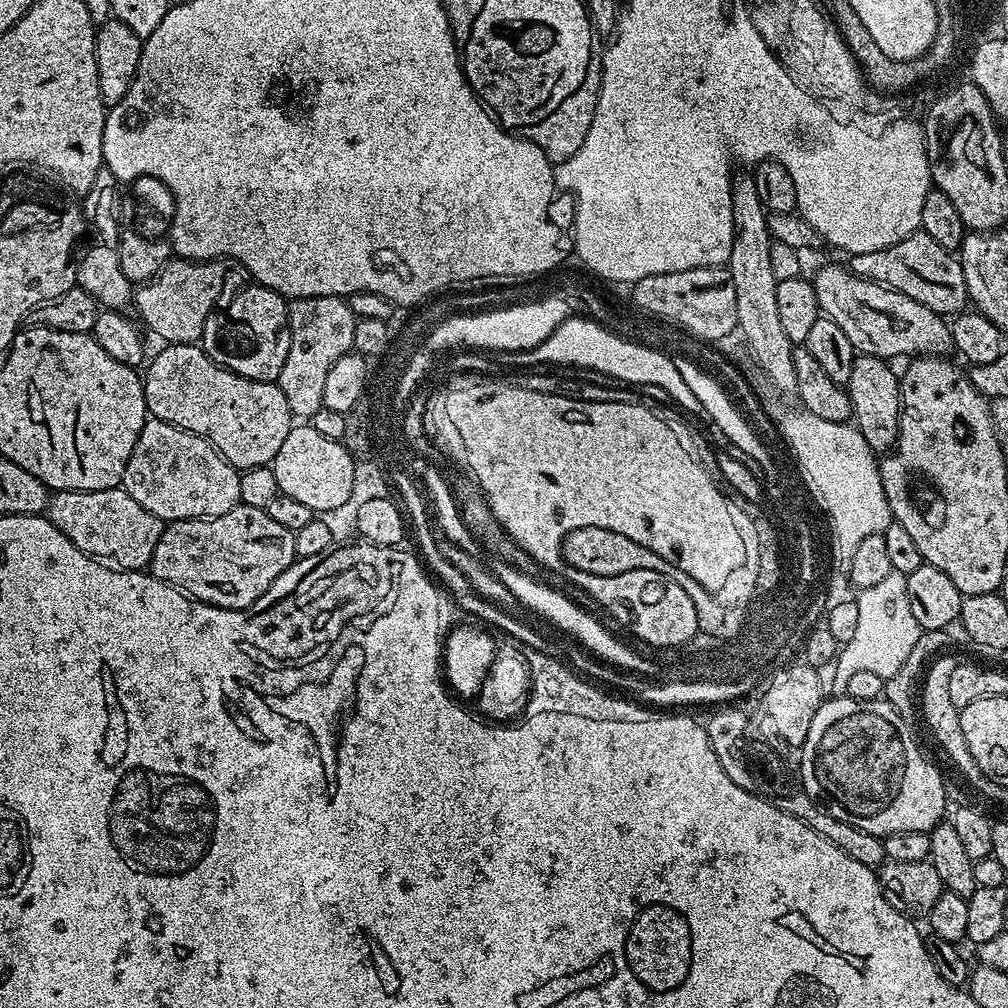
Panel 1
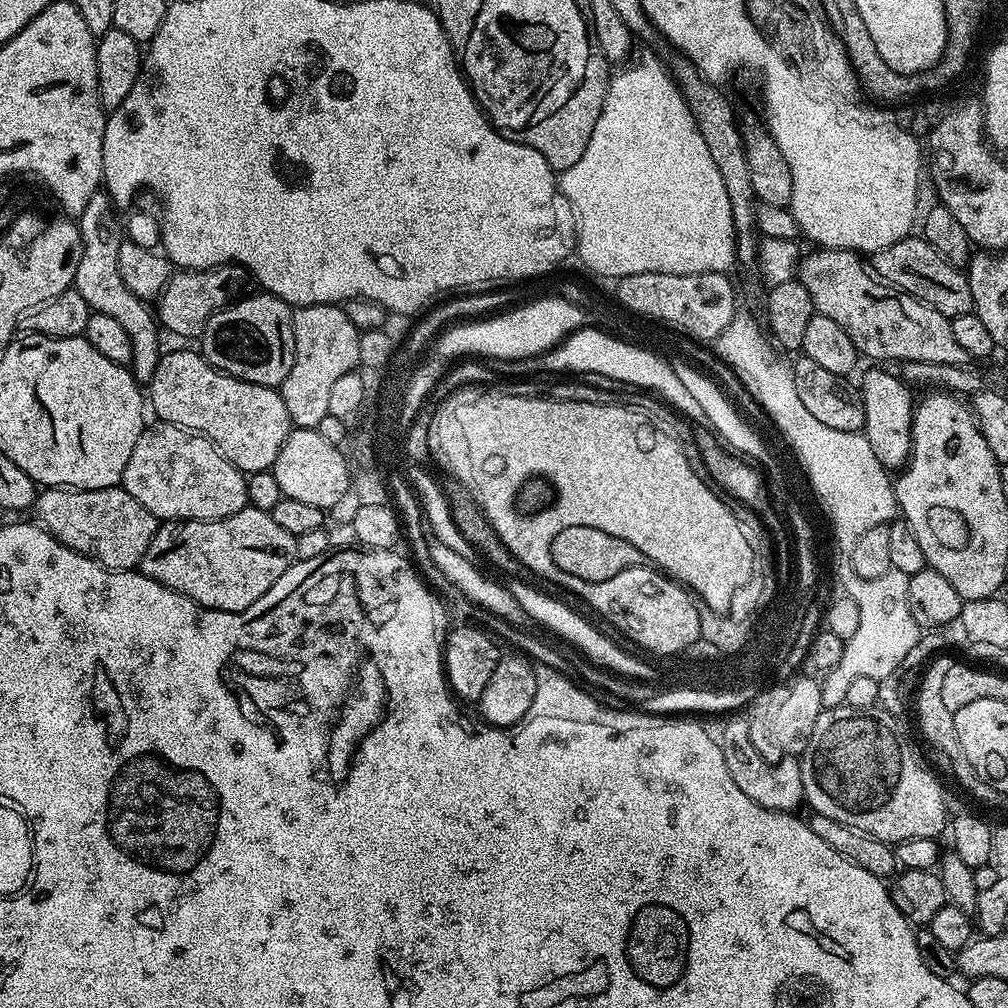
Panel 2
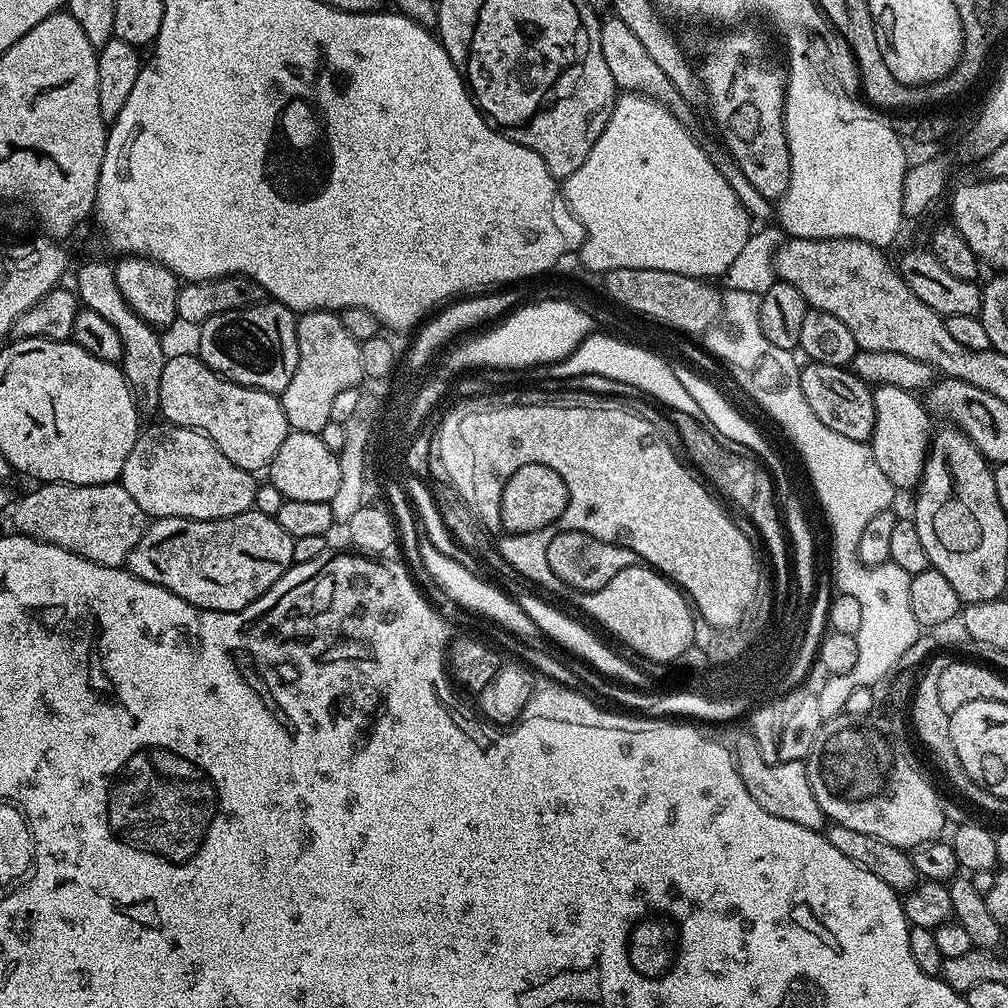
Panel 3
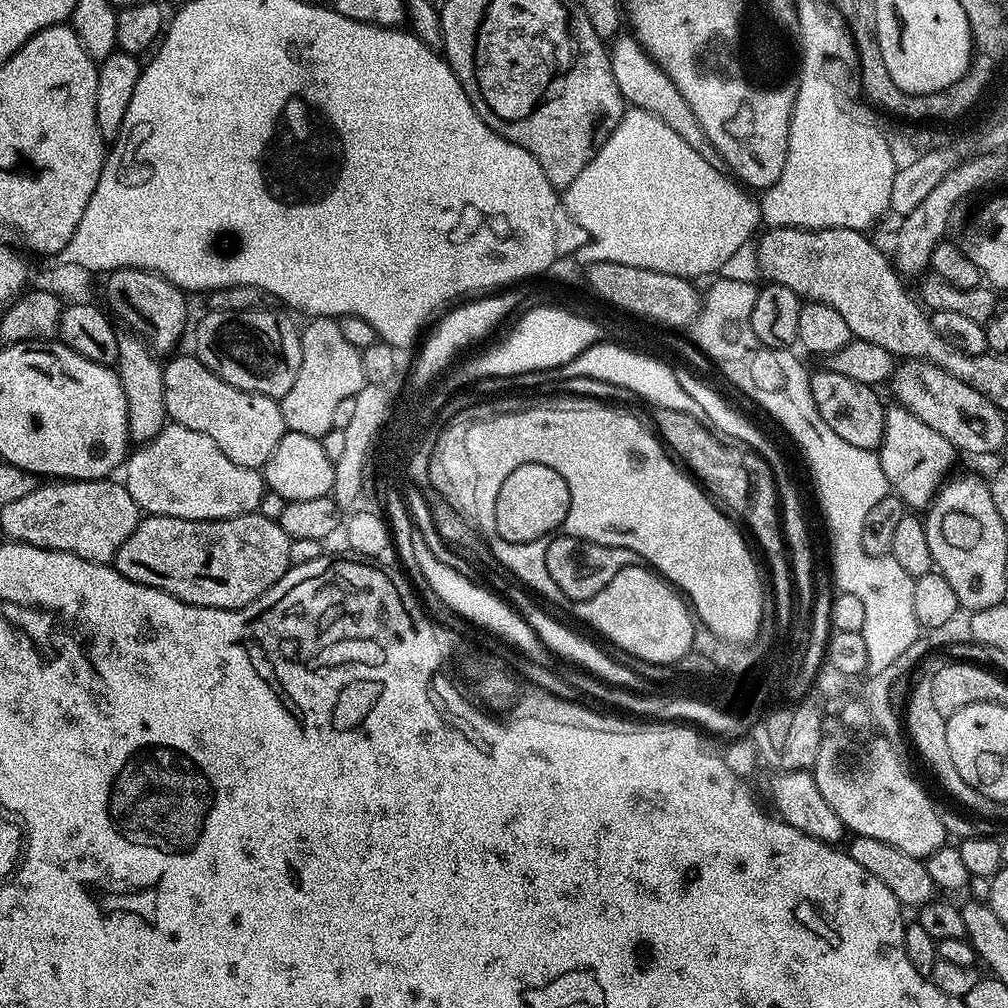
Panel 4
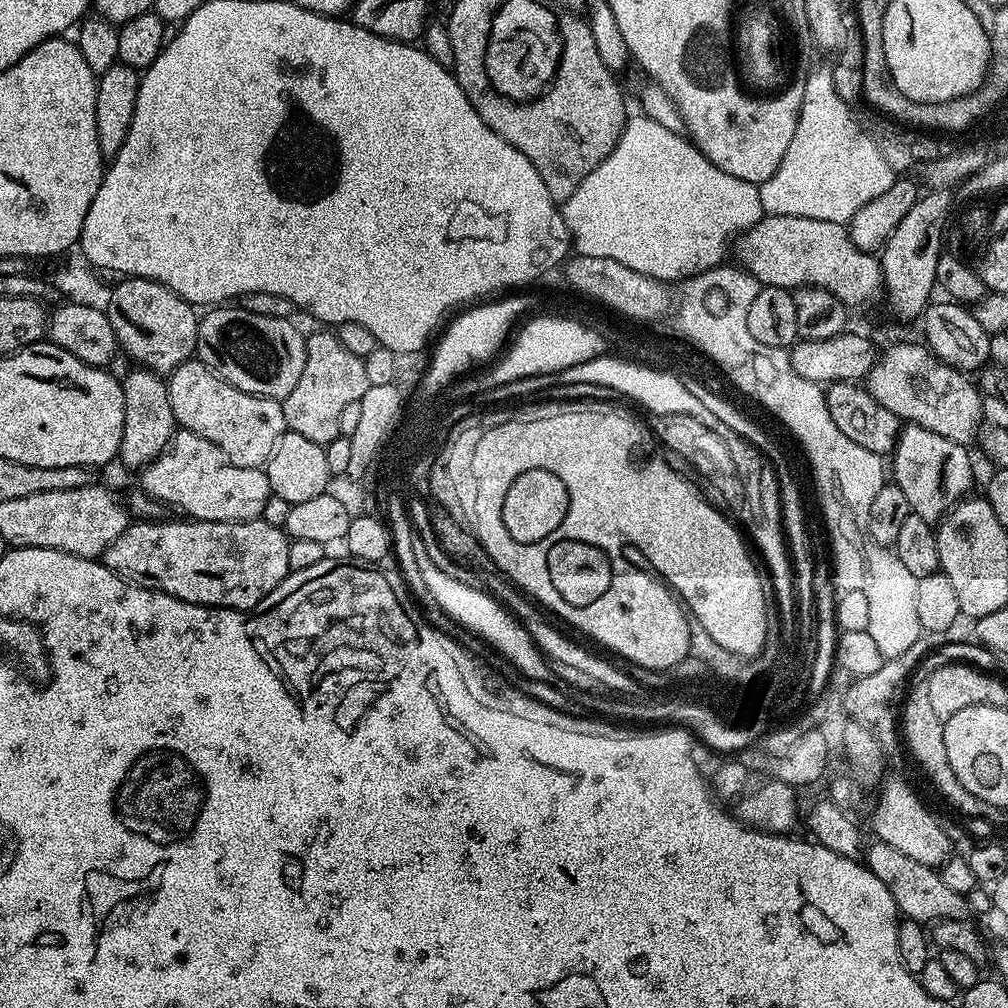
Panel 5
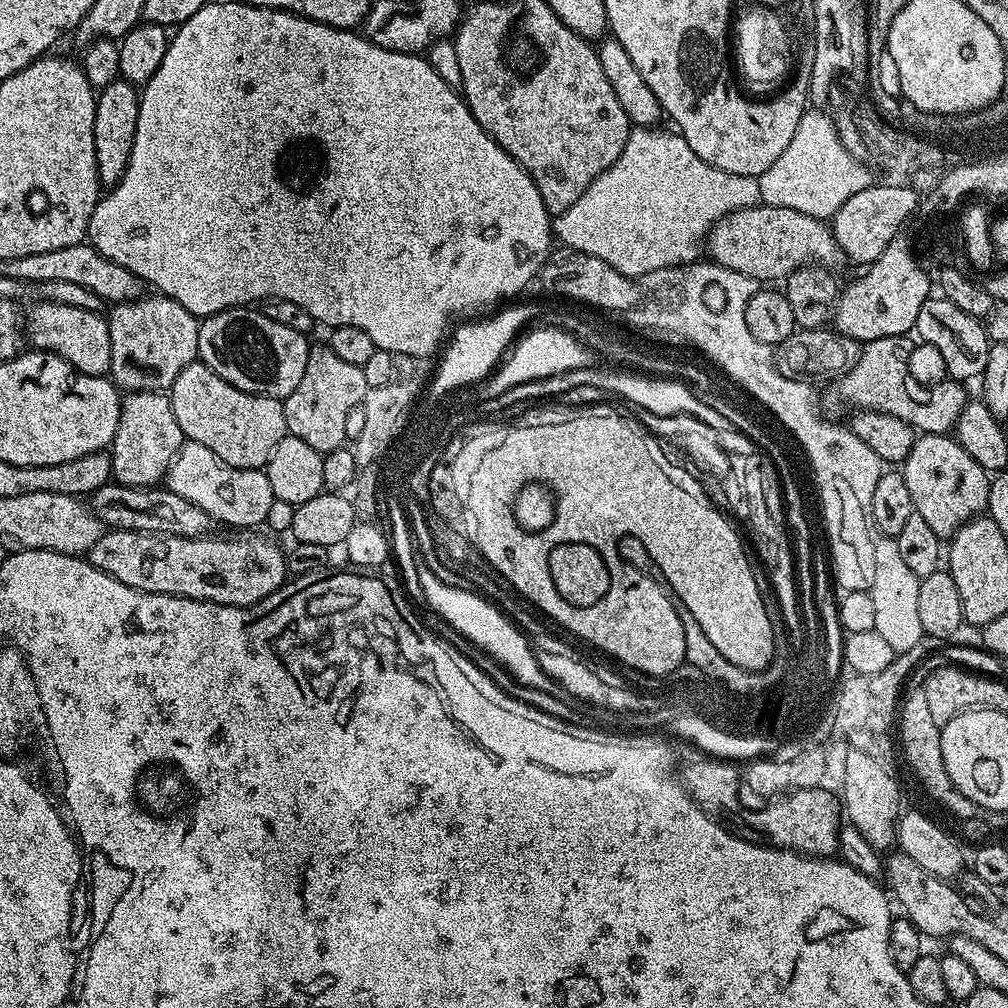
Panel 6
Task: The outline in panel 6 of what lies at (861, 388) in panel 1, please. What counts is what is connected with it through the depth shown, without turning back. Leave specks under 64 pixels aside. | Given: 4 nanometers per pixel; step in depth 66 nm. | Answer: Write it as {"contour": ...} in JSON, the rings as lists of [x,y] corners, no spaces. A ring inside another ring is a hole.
{"contour":[[[948,434],[917,435],[910,454],[904,459],[902,471],[906,486],[910,489],[910,498],[915,515],[921,516],[942,538],[951,538],[963,524],[969,524],[978,516],[985,515],[988,506],[989,473],[962,447],[959,440]]]}

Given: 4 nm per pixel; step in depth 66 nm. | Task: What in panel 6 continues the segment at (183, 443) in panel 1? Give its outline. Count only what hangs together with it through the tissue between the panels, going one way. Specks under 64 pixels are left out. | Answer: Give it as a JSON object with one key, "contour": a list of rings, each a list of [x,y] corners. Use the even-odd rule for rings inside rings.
{"contour":[[[188,440],[178,450],[166,477],[166,487],[206,510],[215,521],[230,524],[234,530],[252,530],[257,527],[255,524],[263,525],[274,499],[270,478],[263,470],[230,466],[222,462],[214,450],[206,450],[206,446],[193,440]]]}

